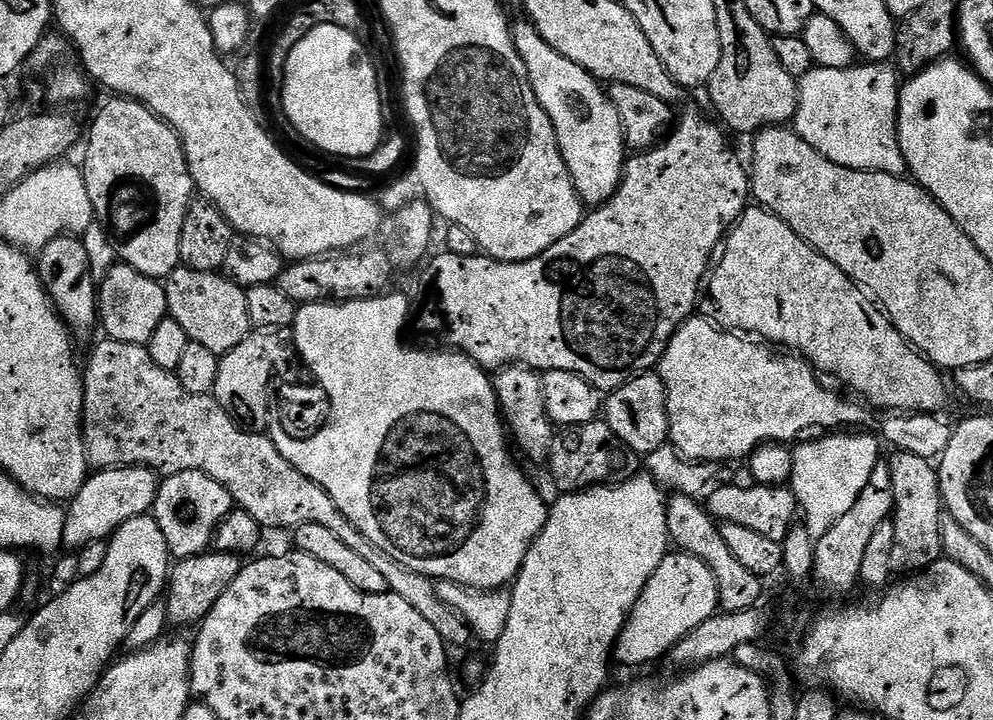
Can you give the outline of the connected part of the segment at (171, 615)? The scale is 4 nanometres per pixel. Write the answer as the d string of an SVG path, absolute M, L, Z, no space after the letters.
M215 550L179 561L171 569L170 583L166 588L169 625L173 629L188 628L191 624L192 627L199 625L200 621L210 614L210 610L214 610L214 602L218 602L218 598L222 598L222 594L230 590L234 578L238 578L241 567L242 560L237 553Z

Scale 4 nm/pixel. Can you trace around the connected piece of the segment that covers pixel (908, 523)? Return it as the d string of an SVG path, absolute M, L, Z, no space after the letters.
M896 452L893 457L888 460L894 496L890 517L894 526L894 554L890 554L890 562L893 573L919 574L942 559L940 524L944 521L946 509L940 495L940 474L933 461L918 458L918 454Z

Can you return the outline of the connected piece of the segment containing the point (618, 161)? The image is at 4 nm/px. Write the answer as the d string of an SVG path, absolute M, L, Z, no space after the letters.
M521 18L512 24L512 39L516 42L516 49L528 71L528 81L546 114L552 119L552 125L558 138L558 146L570 176L574 182L581 201L588 206L603 206L618 190L620 181L624 179L626 163L626 145L624 143L624 123L601 81L590 75L585 68L578 66L578 62L570 62L554 46L550 46L538 34L531 20Z

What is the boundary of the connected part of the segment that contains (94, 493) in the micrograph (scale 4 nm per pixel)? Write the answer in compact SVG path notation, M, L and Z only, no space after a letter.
M106 468L96 470L85 480L82 490L67 505L63 547L79 550L95 540L107 541L113 532L130 522L130 518L149 515L160 488L157 473L150 468Z

